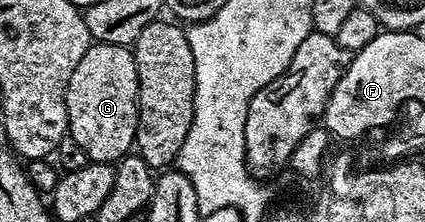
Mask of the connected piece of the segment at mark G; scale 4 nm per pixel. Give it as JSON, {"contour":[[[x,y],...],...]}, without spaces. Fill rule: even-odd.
{"contour":[[[91,43],[90,49],[80,58],[72,78],[68,78],[66,91],[68,134],[84,150],[87,161],[95,164],[114,164],[134,148],[138,125],[138,75],[133,51],[125,44]]]}

